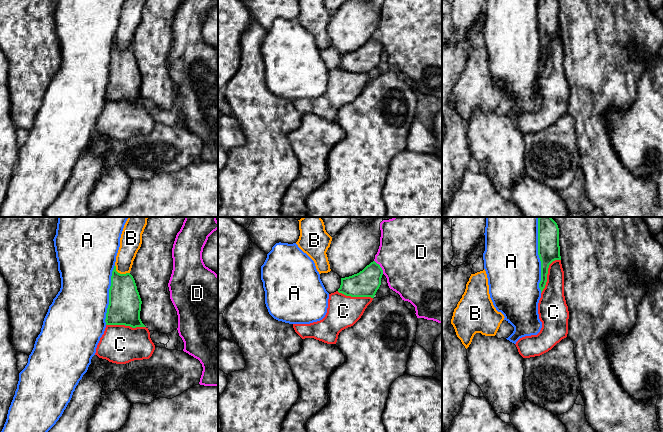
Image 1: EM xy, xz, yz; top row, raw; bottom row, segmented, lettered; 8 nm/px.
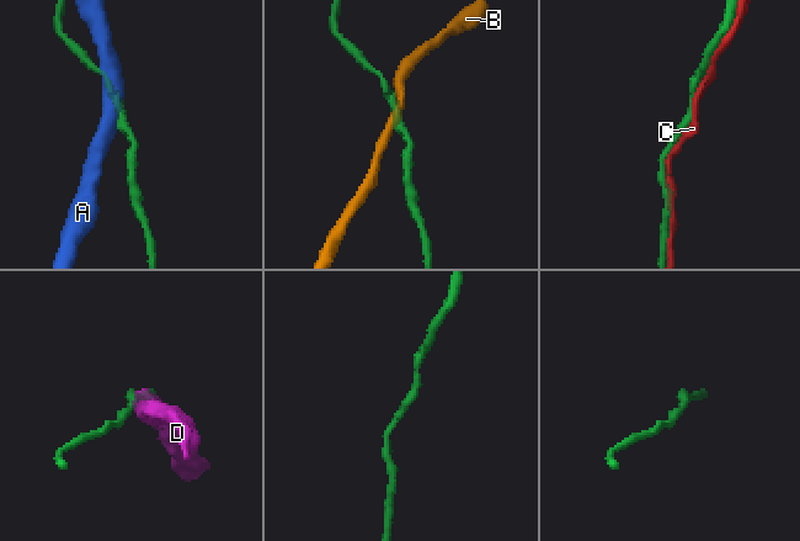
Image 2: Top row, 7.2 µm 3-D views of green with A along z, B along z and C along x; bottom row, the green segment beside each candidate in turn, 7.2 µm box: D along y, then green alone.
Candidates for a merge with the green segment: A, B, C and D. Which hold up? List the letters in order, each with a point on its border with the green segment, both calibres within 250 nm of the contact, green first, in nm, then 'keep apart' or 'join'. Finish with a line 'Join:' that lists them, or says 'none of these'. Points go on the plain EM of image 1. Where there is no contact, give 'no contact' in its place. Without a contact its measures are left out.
A: yz (539, 33) | 180/440 nm | keep apart
B: xy (119, 49) | 260/160 nm | keep apart
C: xy (126, 101) | 260/320 nm | join
D: xz (380, 43) | 200/480 nm | keep apart
Join: C

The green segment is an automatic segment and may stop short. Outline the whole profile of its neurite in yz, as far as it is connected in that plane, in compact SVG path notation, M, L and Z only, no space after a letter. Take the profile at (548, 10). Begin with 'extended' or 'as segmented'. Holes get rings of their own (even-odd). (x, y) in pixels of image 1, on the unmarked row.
as segmented; M538 0L538 31L541 37L541 69L547 58L549 41L561 36L559 22L559 4L557 0Z

